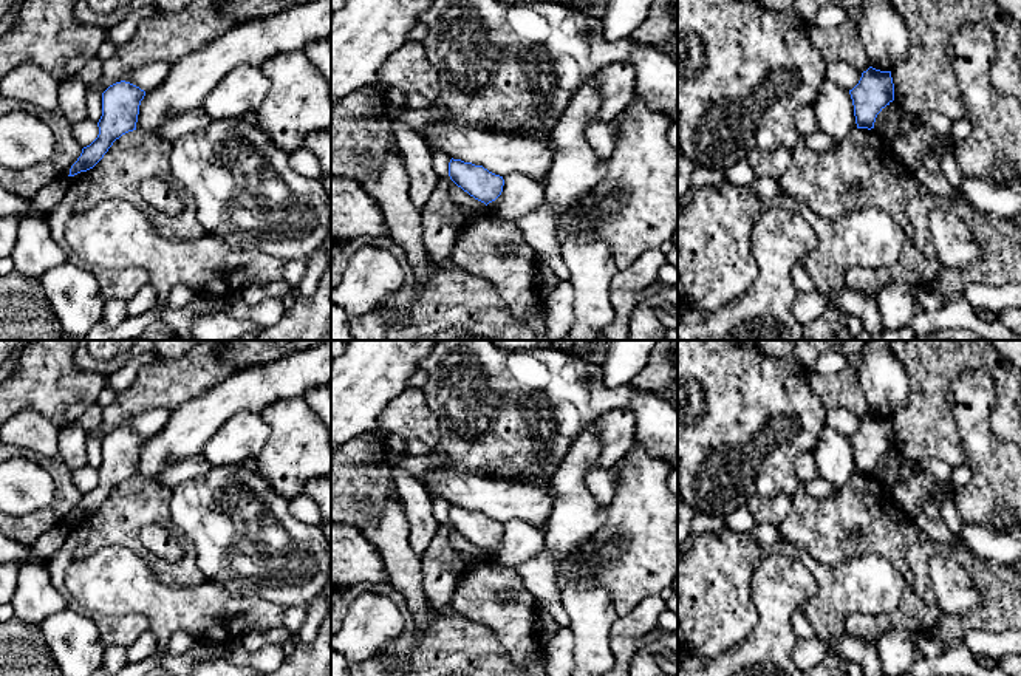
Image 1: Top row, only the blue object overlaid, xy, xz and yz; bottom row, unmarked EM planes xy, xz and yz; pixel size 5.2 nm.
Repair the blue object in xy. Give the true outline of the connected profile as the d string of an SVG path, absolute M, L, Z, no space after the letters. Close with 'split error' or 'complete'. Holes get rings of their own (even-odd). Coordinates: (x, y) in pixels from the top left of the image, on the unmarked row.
M125 427L110 432L102 439L102 463L97 469L99 481L90 492L82 495L68 523L93 515L116 486L136 476L139 452L144 442L144 436Z; complete

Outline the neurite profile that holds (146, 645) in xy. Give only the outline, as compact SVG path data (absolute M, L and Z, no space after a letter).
M147 630L131 645L127 647L128 664L138 664L155 656L158 651L156 636Z

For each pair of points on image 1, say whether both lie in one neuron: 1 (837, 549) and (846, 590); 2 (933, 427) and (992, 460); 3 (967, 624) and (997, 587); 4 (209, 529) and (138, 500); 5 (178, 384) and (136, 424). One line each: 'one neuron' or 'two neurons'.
1: two neurons
2: two neurons
3: one neuron
4: two neurons
5: two neurons

